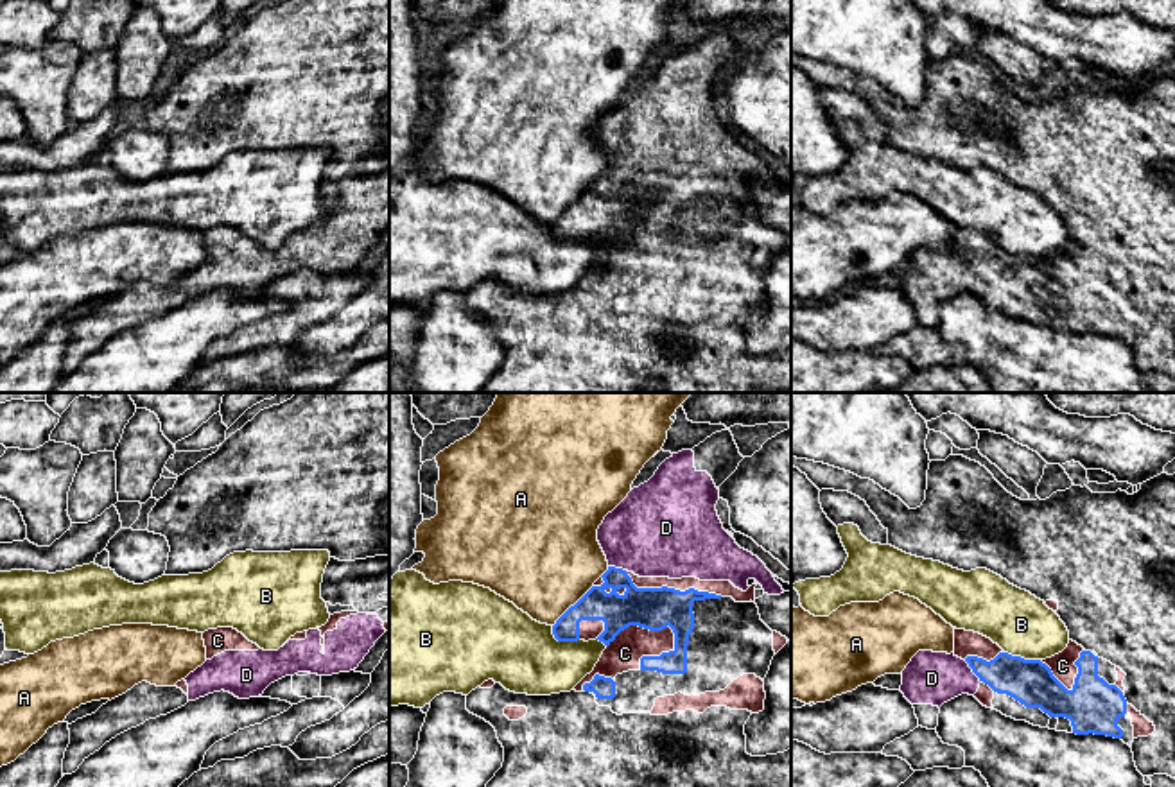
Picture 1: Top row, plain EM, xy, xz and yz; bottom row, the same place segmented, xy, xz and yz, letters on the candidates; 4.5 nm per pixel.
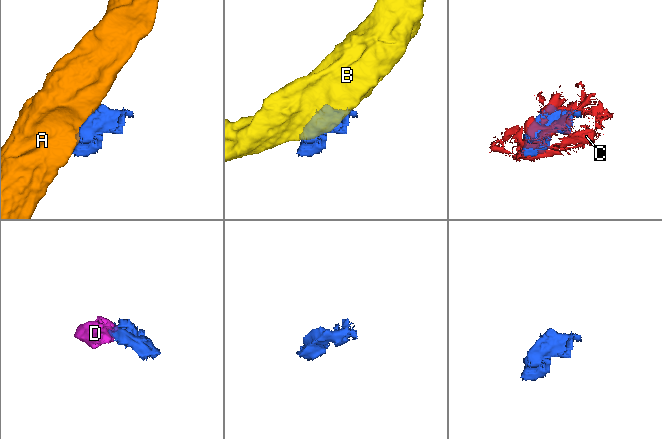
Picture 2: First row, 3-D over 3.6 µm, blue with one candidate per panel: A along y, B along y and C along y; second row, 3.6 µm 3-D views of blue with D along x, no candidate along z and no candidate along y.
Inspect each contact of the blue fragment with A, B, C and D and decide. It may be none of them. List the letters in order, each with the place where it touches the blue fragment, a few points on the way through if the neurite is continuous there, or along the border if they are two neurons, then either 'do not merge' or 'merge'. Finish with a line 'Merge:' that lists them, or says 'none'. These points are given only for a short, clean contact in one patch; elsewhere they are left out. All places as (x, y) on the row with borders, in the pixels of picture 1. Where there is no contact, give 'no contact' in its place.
A: contact xz (571, 606); do not merge
B: contact xz (562, 640); do not merge
C: contact xz (639, 626); merge
D: contact yz (973, 671); merge
Merge: C, D

